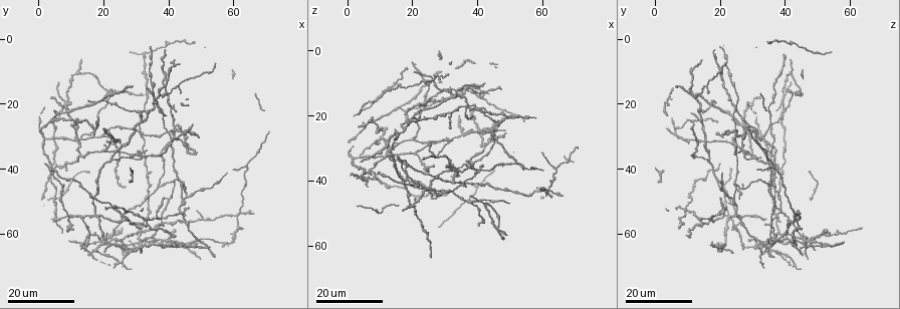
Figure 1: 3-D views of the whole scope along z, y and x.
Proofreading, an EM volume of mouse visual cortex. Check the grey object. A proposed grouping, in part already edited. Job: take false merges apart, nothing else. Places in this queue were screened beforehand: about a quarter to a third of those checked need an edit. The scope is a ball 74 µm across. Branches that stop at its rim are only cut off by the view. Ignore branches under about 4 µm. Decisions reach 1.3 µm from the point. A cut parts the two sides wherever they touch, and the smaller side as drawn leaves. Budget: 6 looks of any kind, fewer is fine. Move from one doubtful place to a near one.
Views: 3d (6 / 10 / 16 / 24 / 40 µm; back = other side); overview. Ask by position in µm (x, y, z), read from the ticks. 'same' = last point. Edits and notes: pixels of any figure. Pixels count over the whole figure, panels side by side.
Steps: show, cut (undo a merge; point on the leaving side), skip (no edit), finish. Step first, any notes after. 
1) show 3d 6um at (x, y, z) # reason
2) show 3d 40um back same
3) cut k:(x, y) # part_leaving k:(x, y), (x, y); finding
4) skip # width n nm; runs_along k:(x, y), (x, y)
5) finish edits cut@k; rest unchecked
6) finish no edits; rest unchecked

show 3d 24um at (32.5, 55.5, 13.0) # a fork

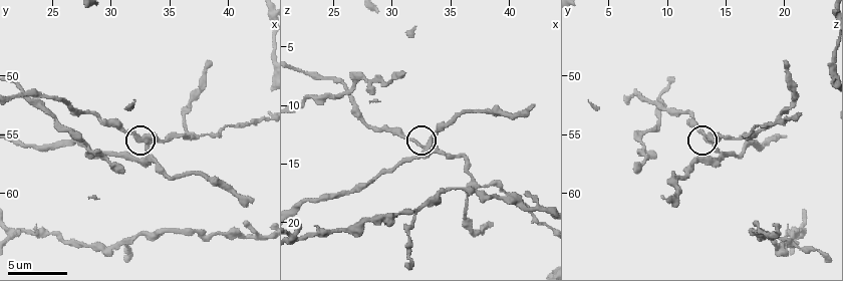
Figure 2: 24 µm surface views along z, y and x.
show 3d 10um at (33.2, 55.2, 13.6)

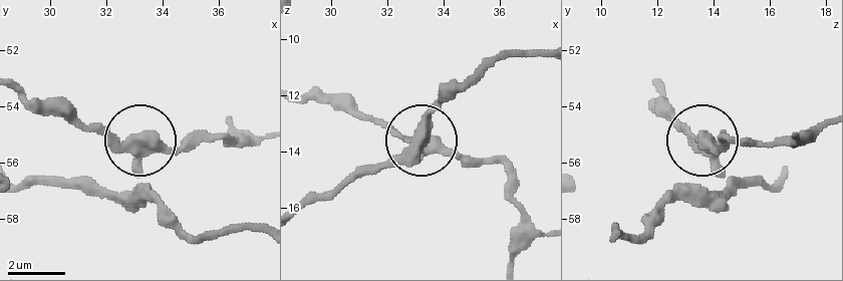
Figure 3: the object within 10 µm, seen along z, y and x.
show 3d 10um back same

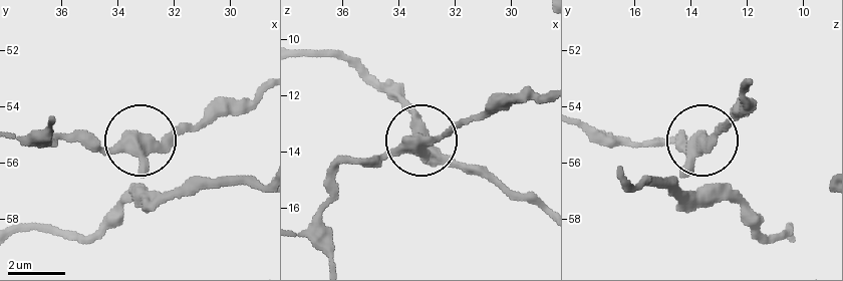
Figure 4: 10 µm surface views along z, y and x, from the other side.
skip # width 340 nm; one cell here

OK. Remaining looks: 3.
show 3d 16um at (19.5, 30.0, 31.5) # two arms in line, one across

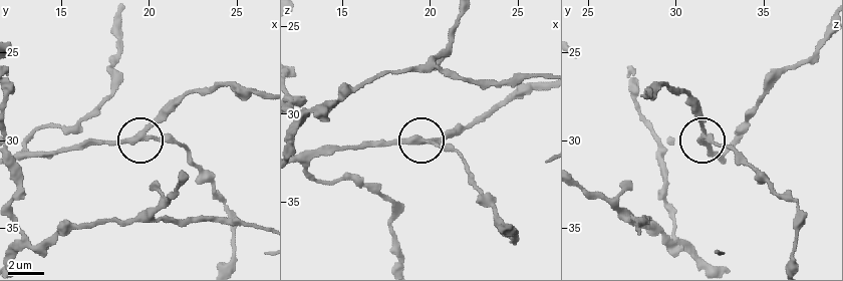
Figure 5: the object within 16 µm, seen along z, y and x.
show 3d 10um at (20.0, 29.8, 31.6)

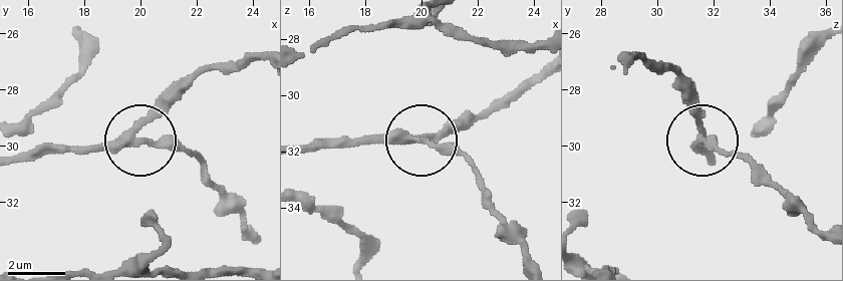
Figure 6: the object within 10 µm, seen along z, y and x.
show 3d 6um at (20.0, 29.8, 31.6)

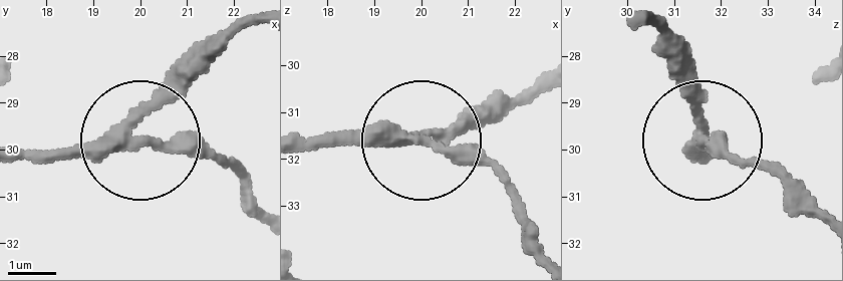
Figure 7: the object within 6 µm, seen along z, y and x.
skip # width 240 nm; one cell here

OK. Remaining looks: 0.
finish no edits; rest unchecked

